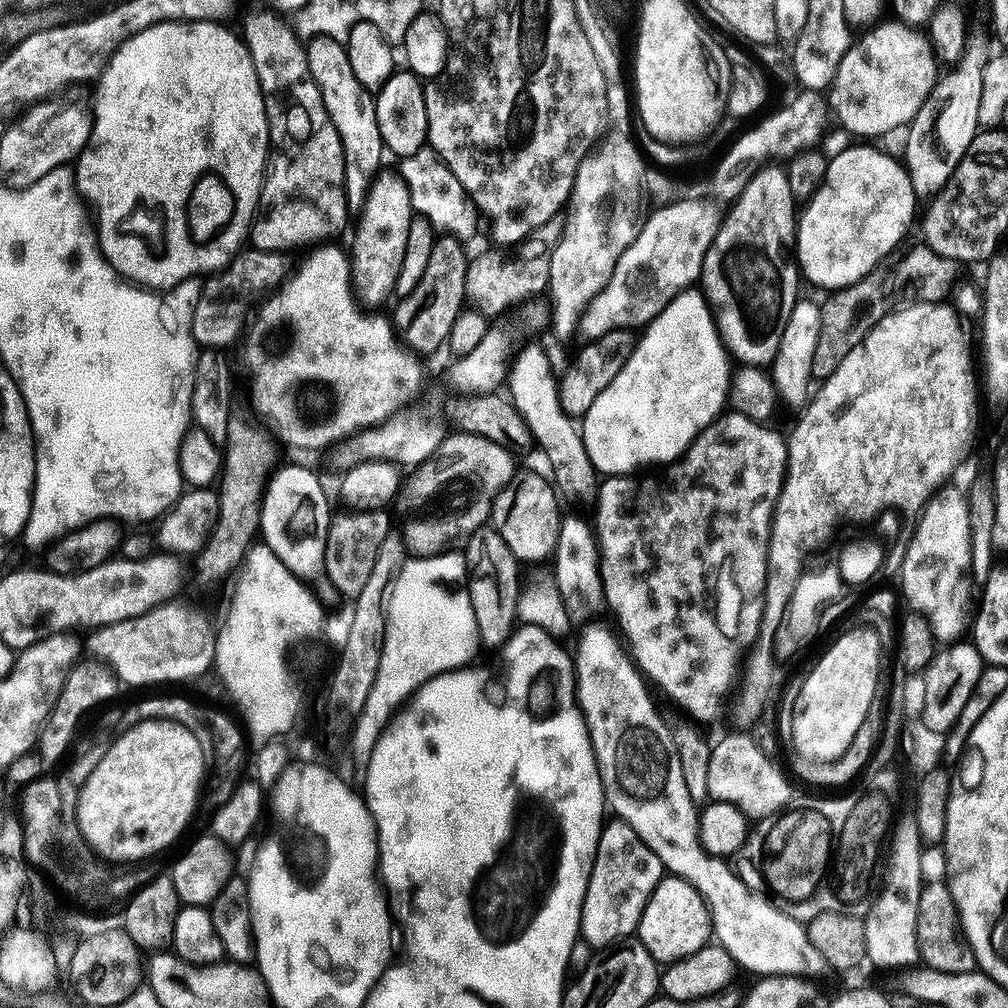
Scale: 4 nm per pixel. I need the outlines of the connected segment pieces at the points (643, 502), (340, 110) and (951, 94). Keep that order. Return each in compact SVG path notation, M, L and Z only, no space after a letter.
M728 410L705 426L677 460L663 465L659 470L652 470L647 474L609 476L599 481L594 510L600 550L600 577L606 606L616 615L622 636L624 631L623 639L630 649L636 667L684 708L691 704L700 704L702 711L714 711L719 706L720 699L731 690L732 679L735 676L737 679L742 657L749 651L752 641L760 632L760 619L764 613L764 587L768 581L768 543L772 533L772 515L776 512L776 503L784 485L784 472L788 468L788 445L785 437L779 436L774 429L768 427L772 426L746 418L741 412Z
M316 35L307 41L306 47L308 49L308 69L312 75L312 80L322 94L322 102L326 106L330 122L334 122L334 130L338 130L338 138L342 142L342 150L344 151L344 191L348 193L348 206L349 209L359 210L364 206L364 198L367 195L368 185L371 183L374 173L381 167L380 152L385 151L384 140L378 130L376 105L372 102L364 104L364 99L366 99L364 87L358 82L358 78L350 66L347 47L341 41L330 36Z
M976 30L969 31L968 40L964 43L964 52L955 65L947 69L948 73L941 75L932 88L928 96L928 102L919 110L916 117L912 119L911 124L907 125L908 141L904 144L904 156L902 163L908 169L908 177L914 186L917 197L930 198L940 191L941 185L948 180L953 169L958 162L968 152L970 142L981 131L978 122L978 102L982 95L982 70L986 70L986 62L990 55L988 49L988 40L982 33Z

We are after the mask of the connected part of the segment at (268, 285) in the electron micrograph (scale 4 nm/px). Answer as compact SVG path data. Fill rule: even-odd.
M249 247L237 252L227 268L209 275L203 281L192 319L192 336L197 345L208 350L224 350L227 349L227 344L234 343L239 338L244 323L246 328L253 315L252 304L259 305L269 293L284 283L290 272L288 258L282 252L267 252Z

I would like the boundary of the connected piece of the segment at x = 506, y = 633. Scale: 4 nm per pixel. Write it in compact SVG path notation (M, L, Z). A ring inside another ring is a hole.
M483 526L476 529L467 537L468 552L466 551L466 564L480 580L492 580L492 588L496 591L496 600L475 601L475 614L480 630L481 645L496 644L503 645L504 641L512 635L514 625L518 620L518 609L520 607L520 594L522 591L522 579L520 580L521 561L510 550L506 544L499 527Z

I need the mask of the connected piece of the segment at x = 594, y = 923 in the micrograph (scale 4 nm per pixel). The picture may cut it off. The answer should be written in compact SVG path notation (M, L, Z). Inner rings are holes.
M623 819L613 821L601 833L599 859L593 865L580 915L580 936L593 950L607 950L639 929L648 899L666 875L656 851Z

